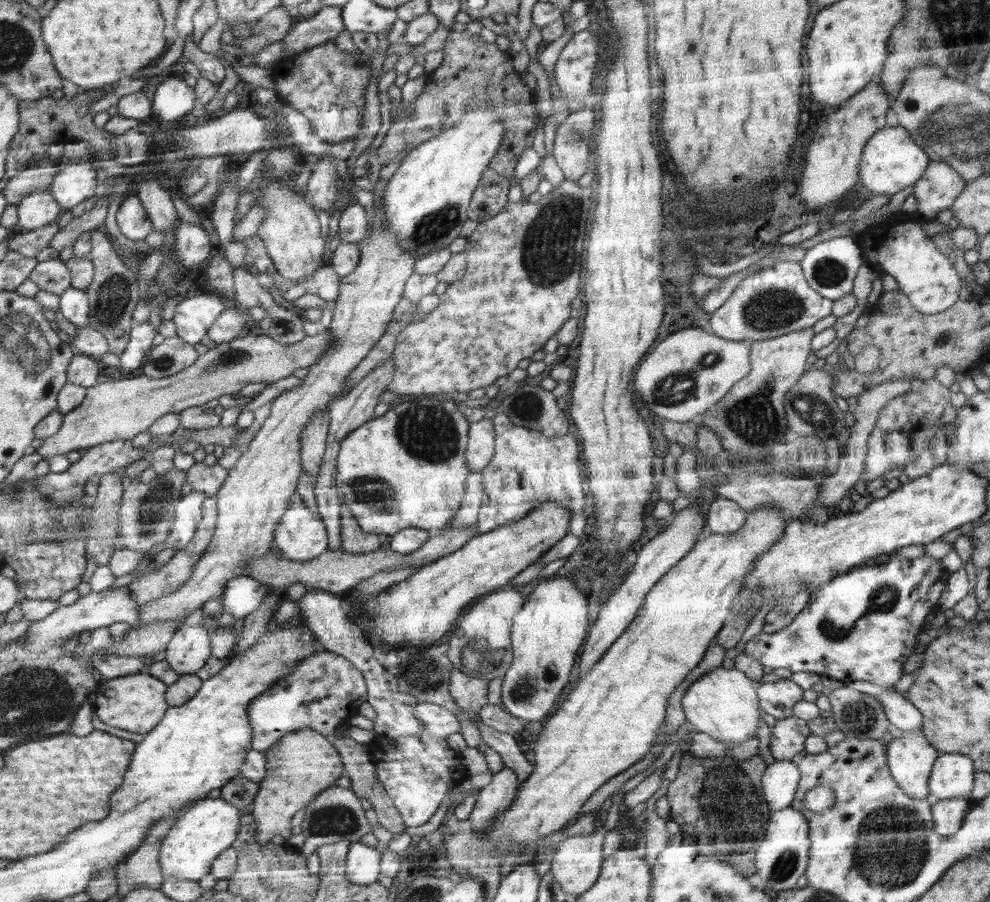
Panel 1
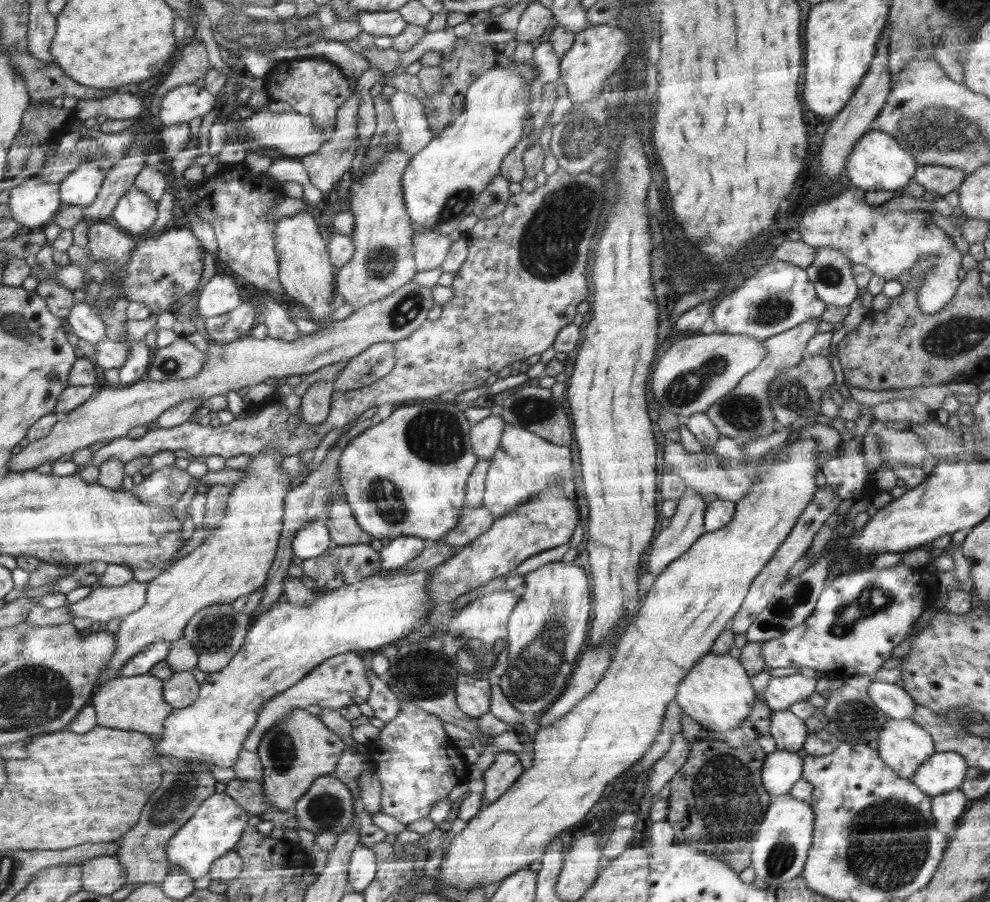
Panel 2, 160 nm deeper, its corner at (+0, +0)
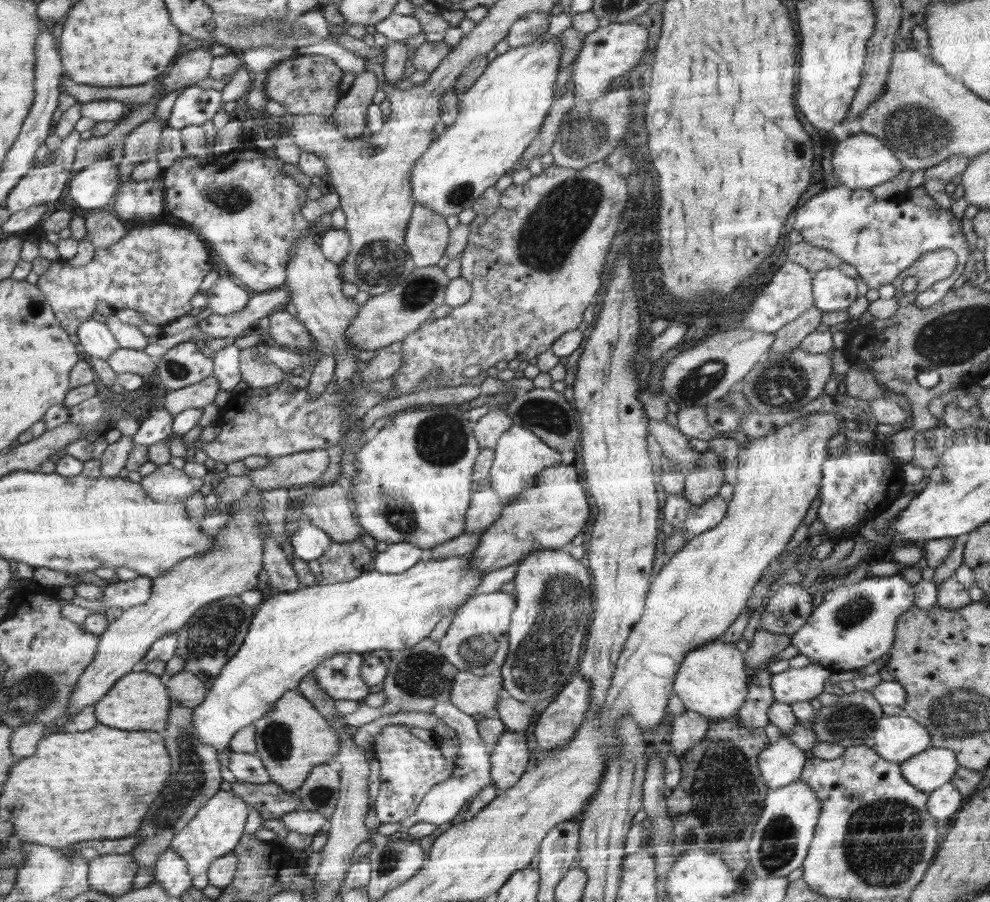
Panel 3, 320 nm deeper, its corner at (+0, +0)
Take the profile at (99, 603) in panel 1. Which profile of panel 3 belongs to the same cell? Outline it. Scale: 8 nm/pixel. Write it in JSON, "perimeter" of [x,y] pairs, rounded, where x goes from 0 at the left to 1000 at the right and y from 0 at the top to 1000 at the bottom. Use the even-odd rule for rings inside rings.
{"perimeter":[[[140,637],[132,644],[120,644],[104,651],[104,665],[92,671],[103,677],[113,672],[128,675],[145,670],[154,659],[155,642]]]}

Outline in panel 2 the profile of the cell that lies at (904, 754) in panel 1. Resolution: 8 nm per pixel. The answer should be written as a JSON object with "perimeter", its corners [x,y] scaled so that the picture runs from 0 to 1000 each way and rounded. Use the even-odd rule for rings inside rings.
{"perimeter":[[[922,798],[895,800],[887,818],[889,841],[911,863],[919,864],[926,851],[945,834],[940,814]]]}

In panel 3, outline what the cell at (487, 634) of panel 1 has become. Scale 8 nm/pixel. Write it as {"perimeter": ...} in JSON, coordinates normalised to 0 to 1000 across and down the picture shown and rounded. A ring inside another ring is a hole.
{"perimeter":[[[512,656],[479,660],[457,682],[454,697],[442,712],[448,729],[464,744],[476,745],[479,749],[505,747],[514,725],[514,695],[521,670],[522,662]]]}

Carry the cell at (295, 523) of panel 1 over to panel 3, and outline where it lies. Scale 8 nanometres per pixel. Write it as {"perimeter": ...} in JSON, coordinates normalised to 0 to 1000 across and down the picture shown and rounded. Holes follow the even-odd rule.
{"perimeter":[[[305,576],[301,588],[294,592],[293,599],[297,616],[310,624],[324,619],[333,606],[332,591],[311,576]]]}

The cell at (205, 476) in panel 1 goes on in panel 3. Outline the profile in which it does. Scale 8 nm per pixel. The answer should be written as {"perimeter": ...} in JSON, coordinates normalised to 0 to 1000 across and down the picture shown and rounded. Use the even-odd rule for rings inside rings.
{"perimeter":[[[317,498],[274,508],[269,517],[252,521],[248,527],[262,544],[293,542],[321,534],[332,516],[330,498]]]}

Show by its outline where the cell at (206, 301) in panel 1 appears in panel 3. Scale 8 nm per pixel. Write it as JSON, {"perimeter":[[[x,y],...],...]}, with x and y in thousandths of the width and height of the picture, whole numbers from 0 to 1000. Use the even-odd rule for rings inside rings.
{"perimeter":[[[232,304],[221,306],[219,314],[207,327],[207,341],[213,341],[216,347],[224,350],[244,345],[255,330],[254,323],[243,317]]]}

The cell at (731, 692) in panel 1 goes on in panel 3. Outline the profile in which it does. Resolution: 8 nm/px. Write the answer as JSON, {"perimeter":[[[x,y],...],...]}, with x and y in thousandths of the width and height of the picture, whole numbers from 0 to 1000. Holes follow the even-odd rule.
{"perimeter":[[[727,708],[720,710],[693,725],[684,751],[680,754],[680,766],[699,789],[709,792],[716,799],[741,797],[752,783],[756,769],[756,747],[752,743],[752,728],[741,714]]]}

